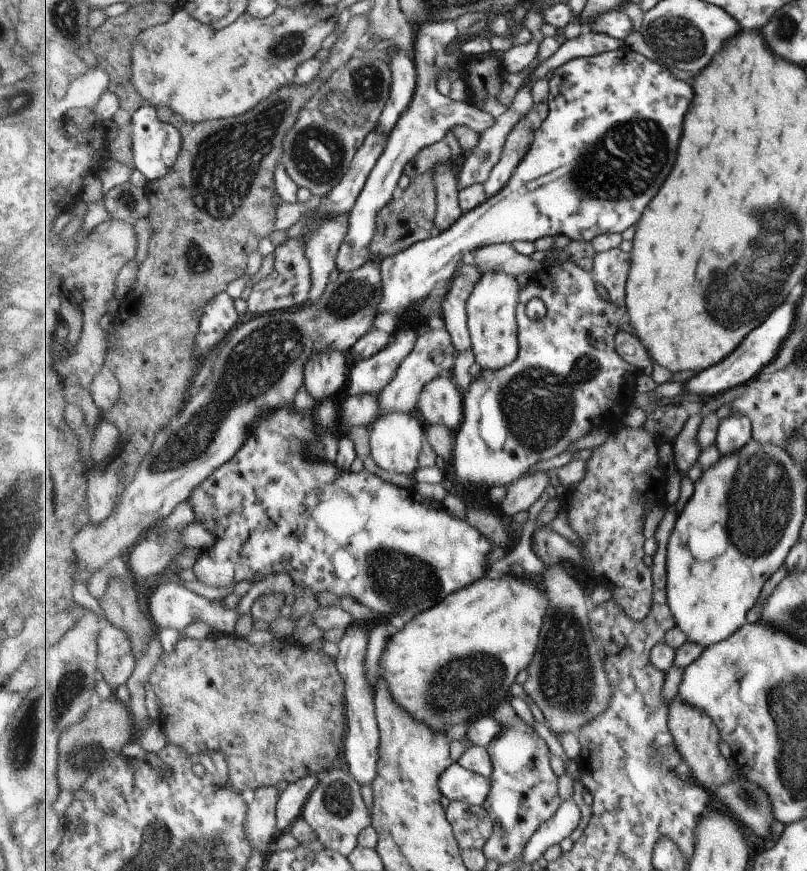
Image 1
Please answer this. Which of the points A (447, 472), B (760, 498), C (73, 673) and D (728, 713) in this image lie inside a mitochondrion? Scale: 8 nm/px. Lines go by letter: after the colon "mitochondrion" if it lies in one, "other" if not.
A: other
B: mitochondrion
C: mitochondrion
D: other

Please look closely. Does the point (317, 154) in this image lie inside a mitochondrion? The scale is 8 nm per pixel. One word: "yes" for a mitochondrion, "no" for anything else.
yes

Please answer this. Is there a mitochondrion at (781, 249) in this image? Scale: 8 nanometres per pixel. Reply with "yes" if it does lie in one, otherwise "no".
yes

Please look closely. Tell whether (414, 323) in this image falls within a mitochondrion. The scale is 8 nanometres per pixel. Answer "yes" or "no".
no

